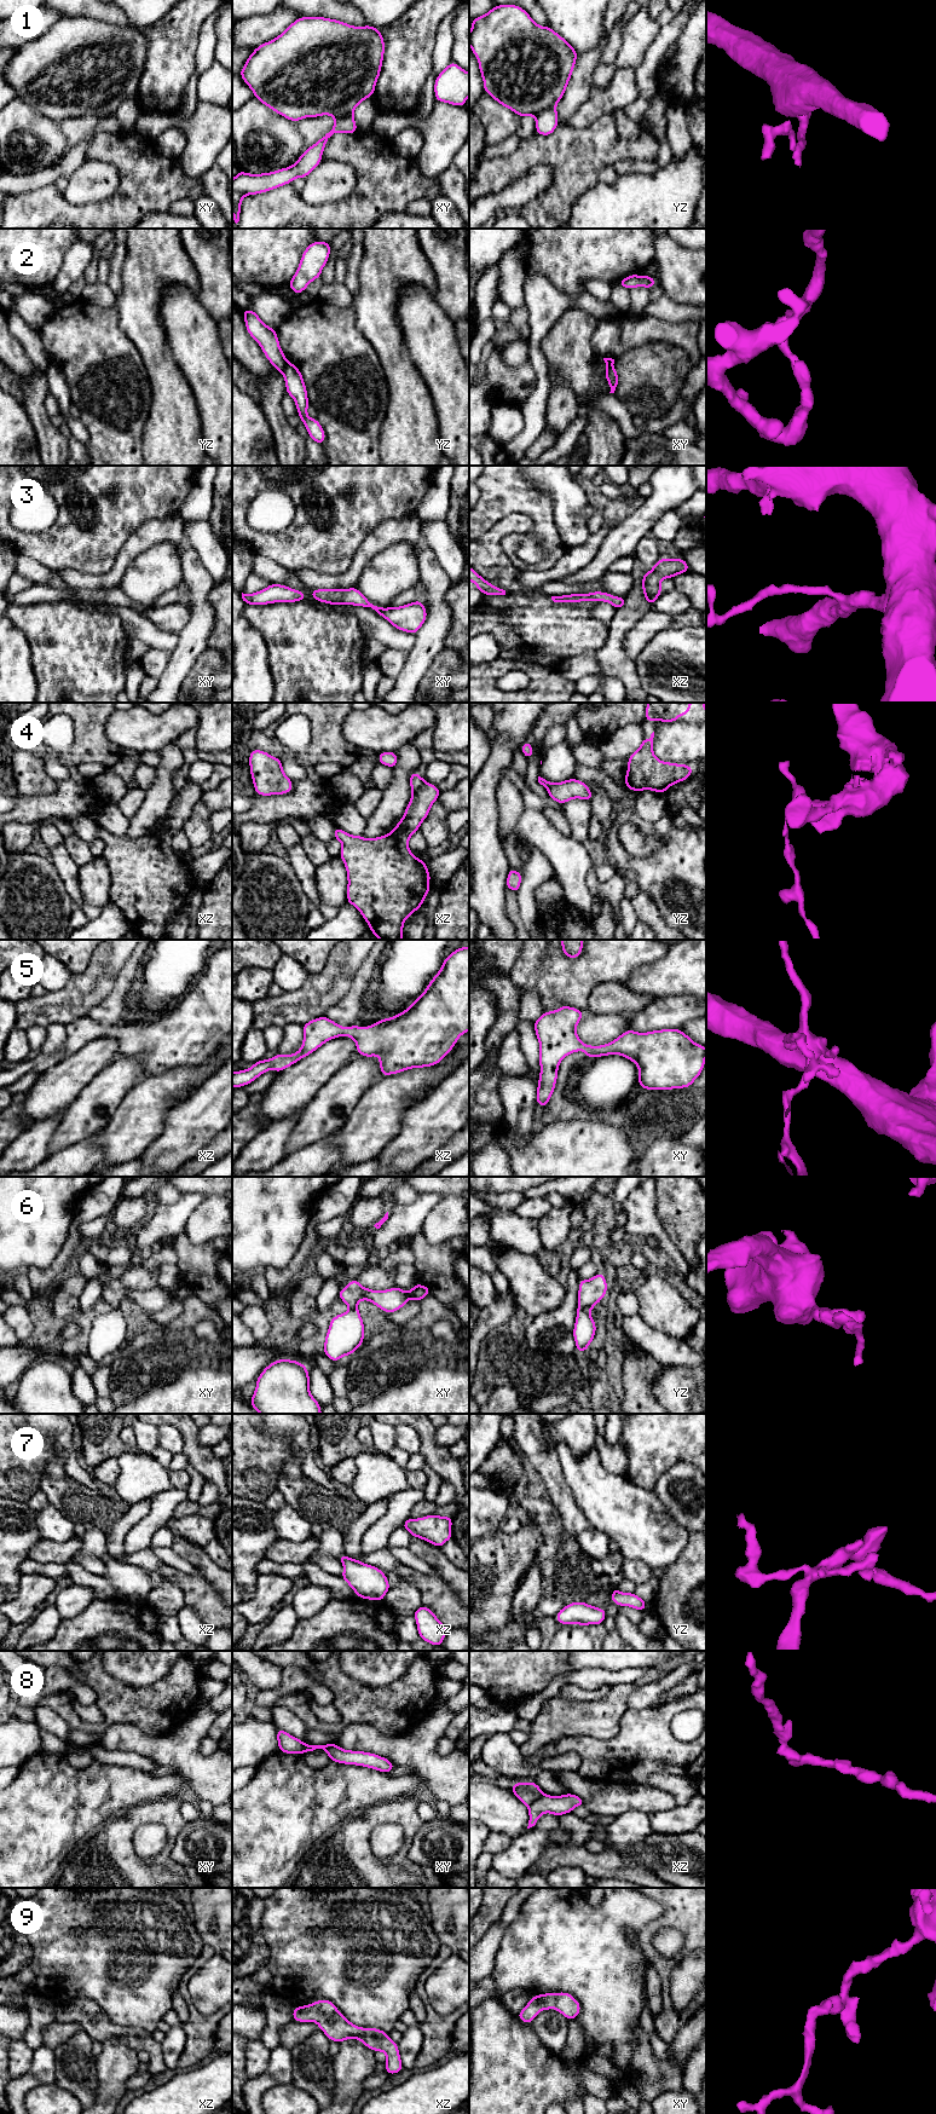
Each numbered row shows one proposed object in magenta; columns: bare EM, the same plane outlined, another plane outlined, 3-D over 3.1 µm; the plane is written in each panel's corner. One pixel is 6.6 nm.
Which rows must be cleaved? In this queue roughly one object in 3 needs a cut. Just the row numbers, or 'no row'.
1, 2, 4, 8

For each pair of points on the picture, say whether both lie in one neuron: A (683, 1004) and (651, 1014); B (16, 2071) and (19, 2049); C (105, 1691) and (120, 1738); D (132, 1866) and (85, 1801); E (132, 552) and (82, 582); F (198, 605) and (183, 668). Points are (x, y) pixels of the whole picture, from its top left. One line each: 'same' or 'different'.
A: same
B: same
C: different
D: different
E: same
F: same

